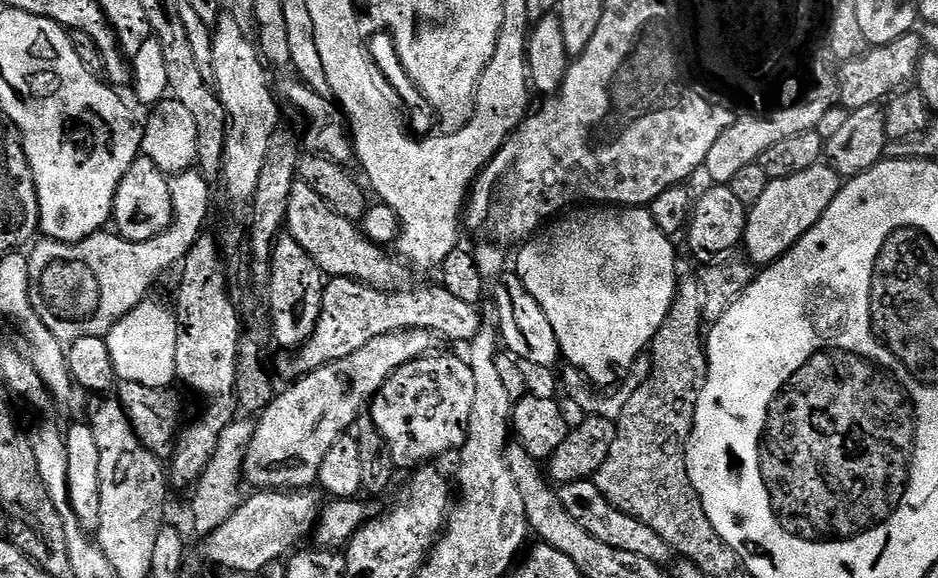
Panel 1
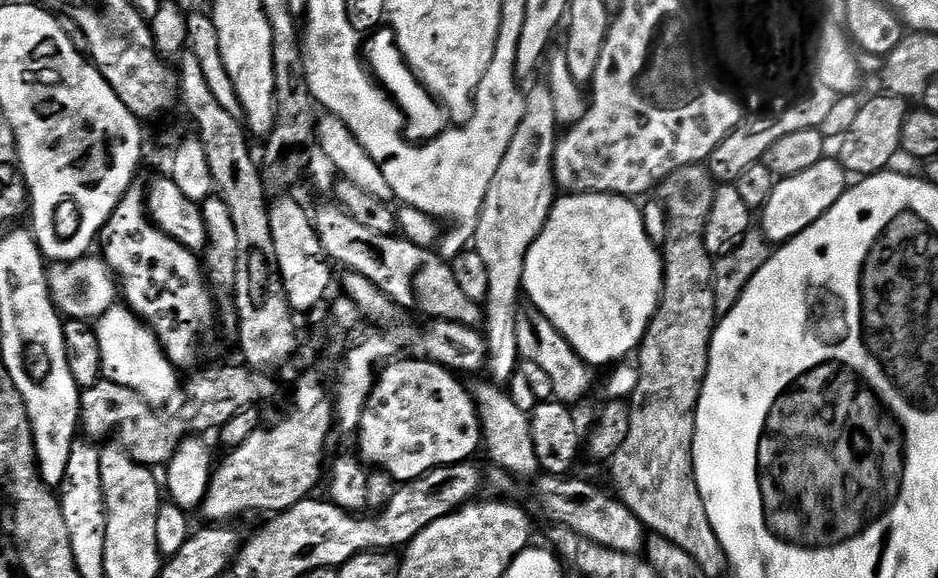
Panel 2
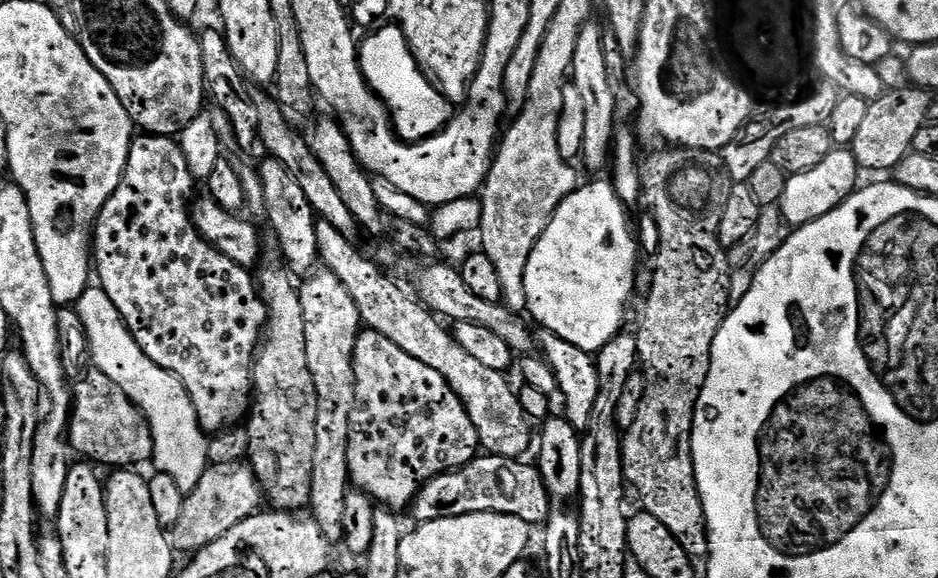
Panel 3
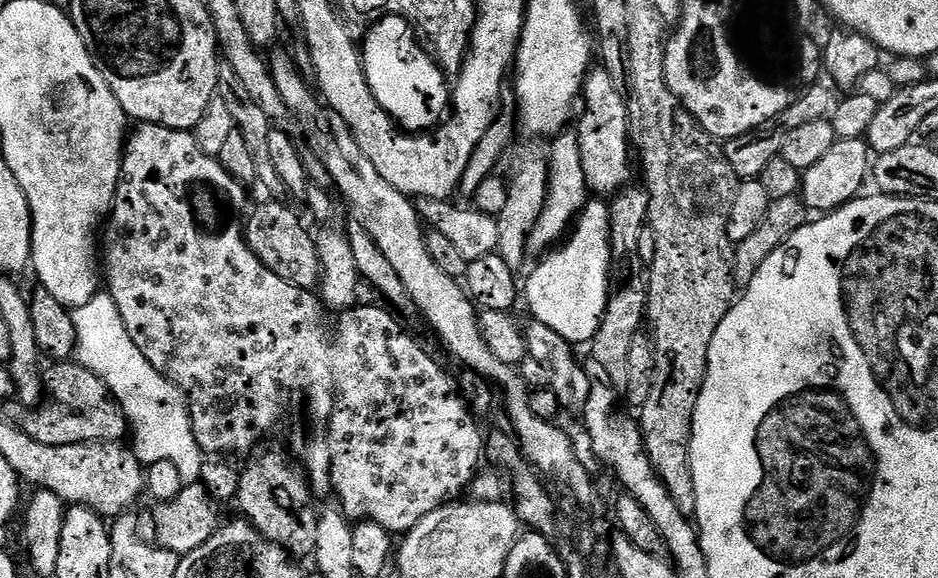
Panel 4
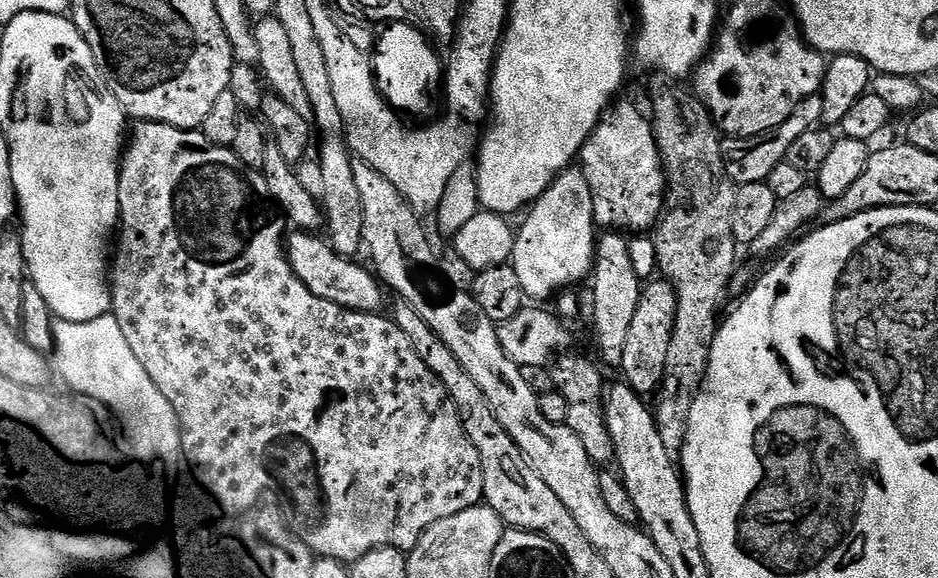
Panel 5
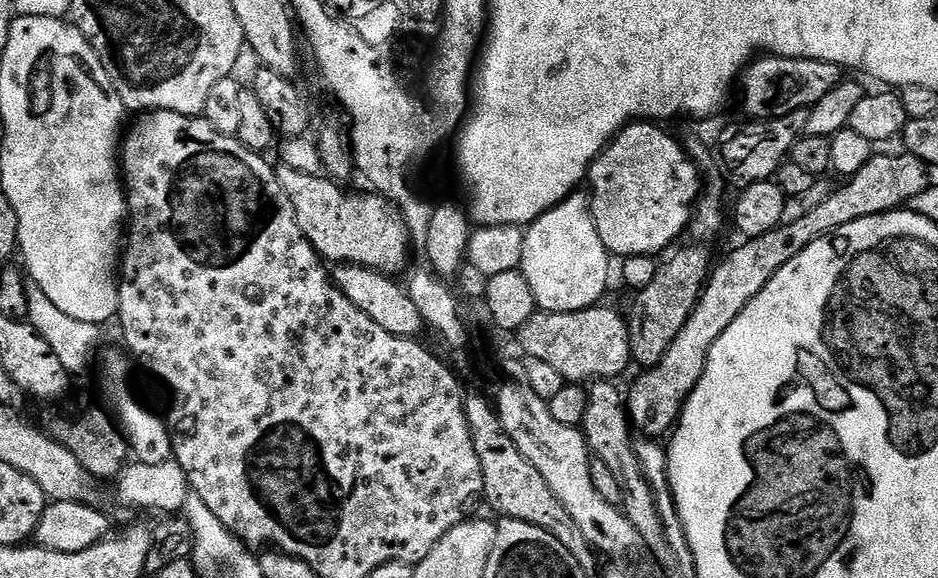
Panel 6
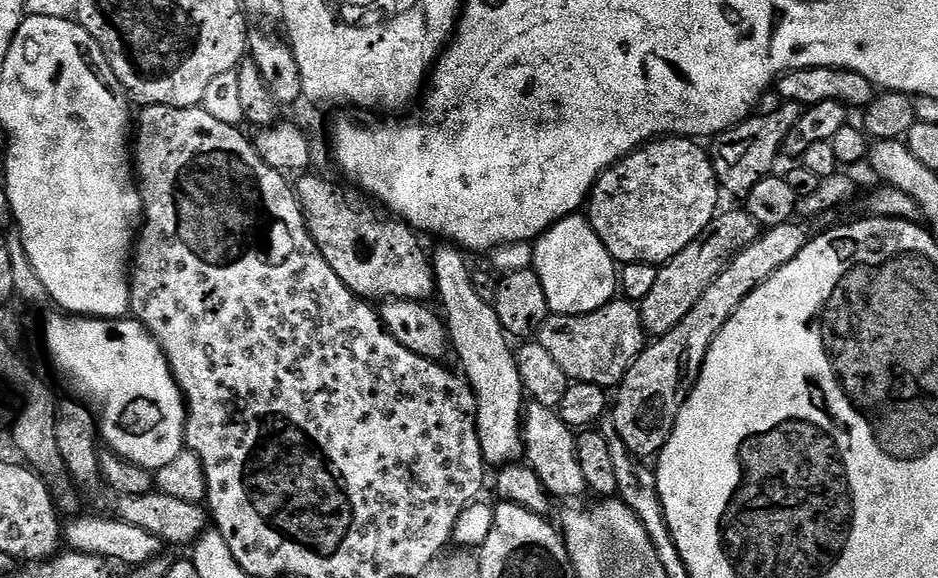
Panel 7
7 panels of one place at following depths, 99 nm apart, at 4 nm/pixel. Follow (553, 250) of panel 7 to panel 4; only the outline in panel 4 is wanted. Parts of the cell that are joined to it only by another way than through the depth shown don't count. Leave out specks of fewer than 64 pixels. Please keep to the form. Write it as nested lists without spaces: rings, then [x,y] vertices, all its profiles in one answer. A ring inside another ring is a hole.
[[[566,130],[555,137],[550,155],[550,171],[548,174],[548,197],[544,203],[542,214],[534,226],[528,239],[529,253],[544,254],[553,246],[559,245],[569,235],[585,204],[590,199],[590,189],[586,182],[586,174],[582,170],[582,150],[580,138],[575,131]]]

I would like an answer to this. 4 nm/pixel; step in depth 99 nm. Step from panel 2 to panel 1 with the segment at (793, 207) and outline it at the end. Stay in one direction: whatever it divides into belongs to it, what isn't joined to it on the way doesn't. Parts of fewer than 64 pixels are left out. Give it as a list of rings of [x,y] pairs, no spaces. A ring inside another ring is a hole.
[[[827,162],[810,166],[810,170],[802,170],[802,174],[790,178],[769,180],[766,194],[762,194],[756,205],[748,209],[742,241],[743,251],[748,251],[747,259],[753,265],[767,266],[785,256],[815,226],[822,214],[826,214],[841,187],[842,178]]]

